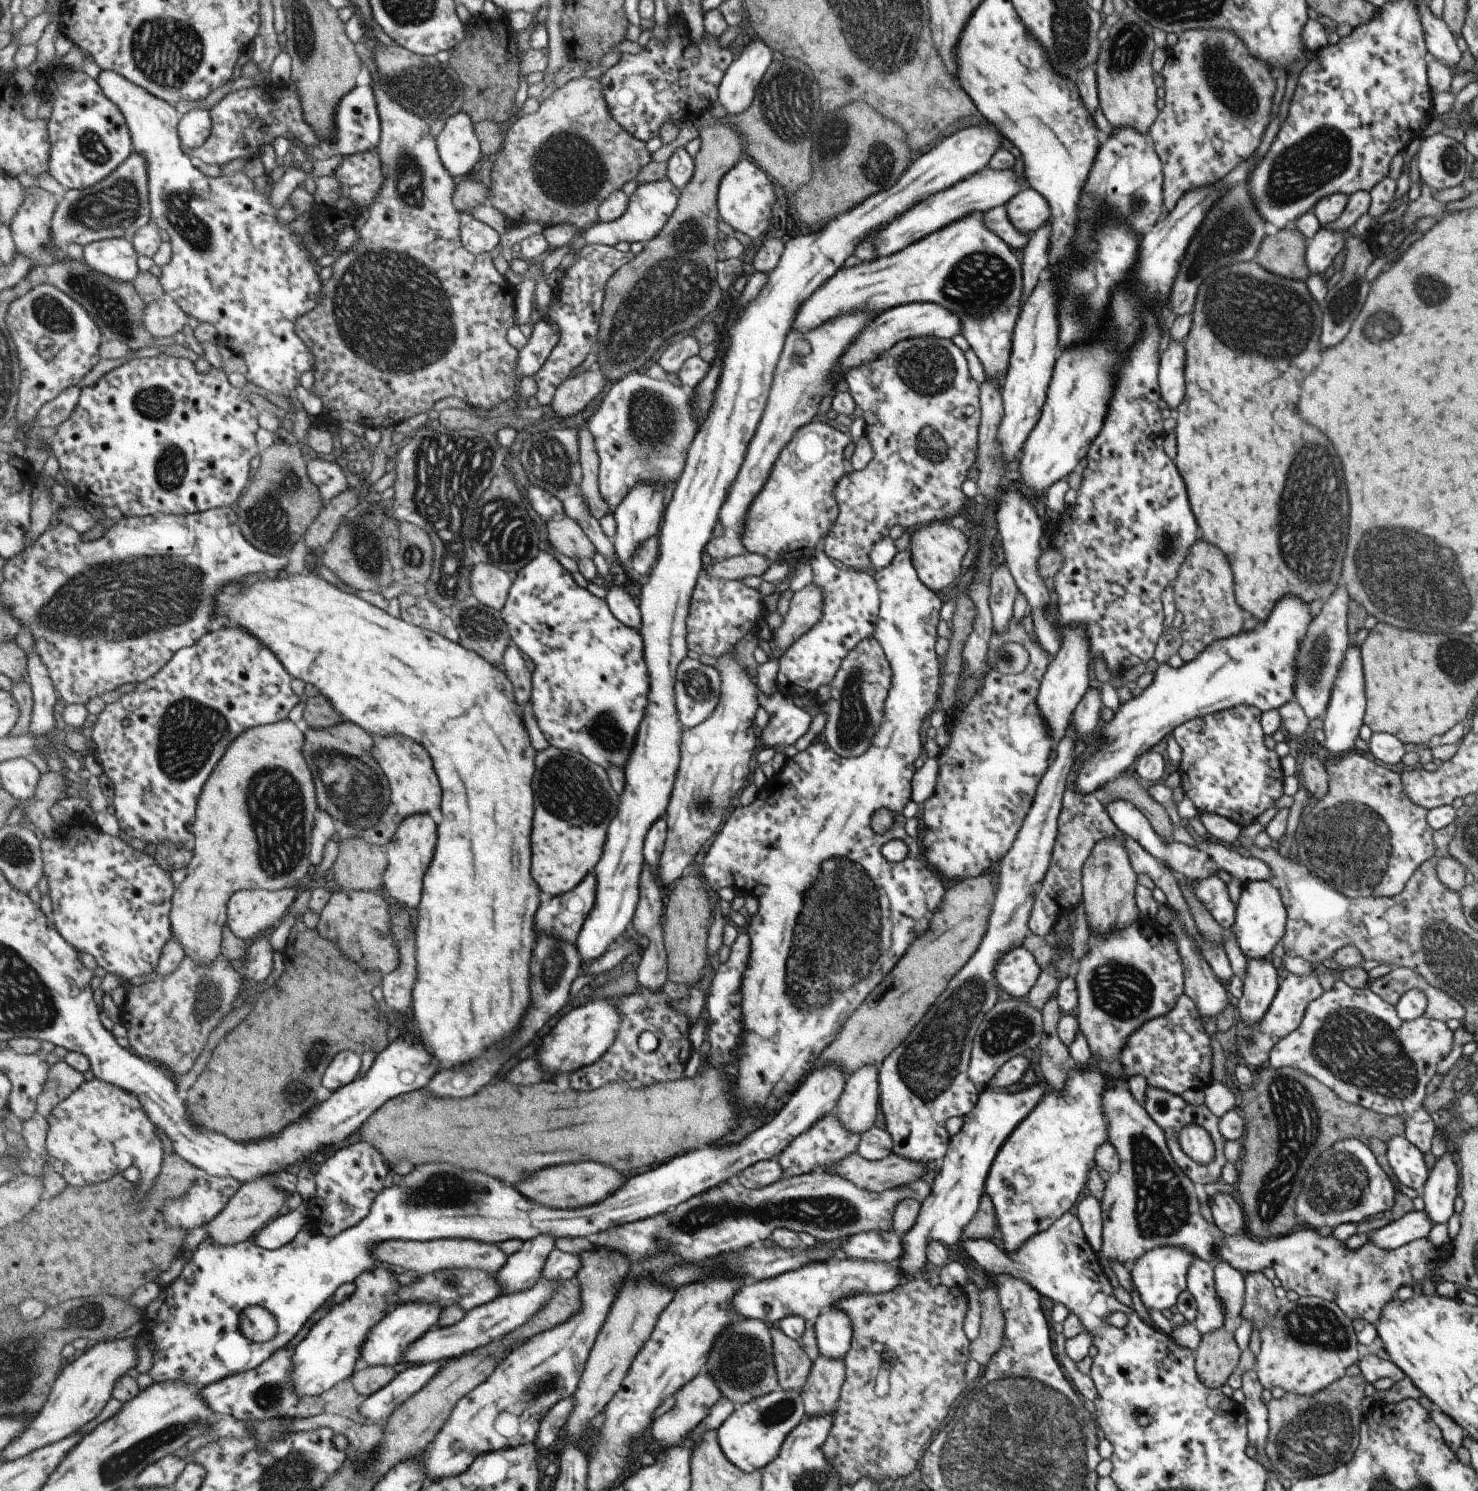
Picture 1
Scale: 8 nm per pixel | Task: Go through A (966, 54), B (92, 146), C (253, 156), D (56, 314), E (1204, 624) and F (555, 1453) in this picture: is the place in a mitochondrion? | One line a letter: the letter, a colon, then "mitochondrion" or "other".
A: other
B: mitochondrion
C: other
D: mitochondrion
E: other
F: other

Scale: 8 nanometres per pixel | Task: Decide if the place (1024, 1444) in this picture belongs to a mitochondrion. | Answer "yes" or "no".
yes

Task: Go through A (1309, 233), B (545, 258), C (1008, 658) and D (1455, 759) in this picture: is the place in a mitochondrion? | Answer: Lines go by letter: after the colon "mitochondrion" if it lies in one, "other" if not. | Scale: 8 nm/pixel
A: other
B: other
C: mitochondrion
D: other

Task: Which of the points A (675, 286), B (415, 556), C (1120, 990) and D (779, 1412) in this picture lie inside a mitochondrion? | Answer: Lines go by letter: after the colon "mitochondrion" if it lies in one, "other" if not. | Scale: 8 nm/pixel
A: mitochondrion
B: mitochondrion
C: mitochondrion
D: mitochondrion

